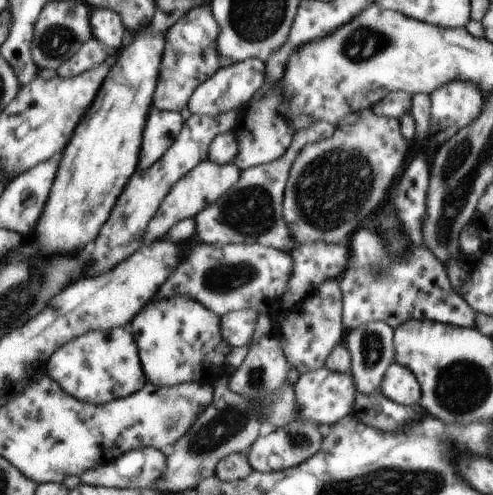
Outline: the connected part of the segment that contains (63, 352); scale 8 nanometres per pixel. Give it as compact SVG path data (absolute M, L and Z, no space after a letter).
M128 327L114 328L108 332L88 332L78 340L71 340L66 348L58 348L58 356L46 366L48 376L54 376L67 393L88 404L106 404L127 397L146 386L138 349Z

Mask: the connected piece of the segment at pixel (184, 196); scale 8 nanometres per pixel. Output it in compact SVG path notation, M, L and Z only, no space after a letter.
M202 161L195 166L184 178L181 178L168 192L166 198L160 204L158 212L150 220L144 234L144 242L166 238L169 231L181 220L195 217L205 208L212 206L218 199L224 197L241 180L242 170L234 163L214 164L213 161Z

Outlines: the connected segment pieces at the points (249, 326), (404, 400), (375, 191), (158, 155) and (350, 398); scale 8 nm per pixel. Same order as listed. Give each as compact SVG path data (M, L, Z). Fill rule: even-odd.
M246 308L229 312L228 315L222 317L223 335L230 347L243 347L250 344L252 336L254 336L254 324L256 324L257 316L260 316L260 313L257 313L256 310Z
M393 362L386 369L380 392L386 398L404 406L419 404L422 396L420 383L416 380L414 373L397 362Z
M372 109L362 110L355 124L336 127L330 138L308 144L296 156L282 201L282 216L294 244L328 242L328 244L349 244L354 230L363 226L388 196L392 184L398 181L404 168L404 158L410 149L410 142L402 136L399 119L378 116Z
M150 112L150 128L146 128L146 144L142 144L142 170L160 160L182 130L182 116L178 112Z
M325 366L318 370L310 370L298 377L294 385L294 394L300 406L300 419L313 421L320 426L330 426L344 416L353 413L356 390L351 372L332 372Z

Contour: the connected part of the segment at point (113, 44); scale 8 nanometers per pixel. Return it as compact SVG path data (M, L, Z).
M94 9L93 14L93 38L101 41L106 48L120 48L124 38L124 24L120 16L112 10Z

